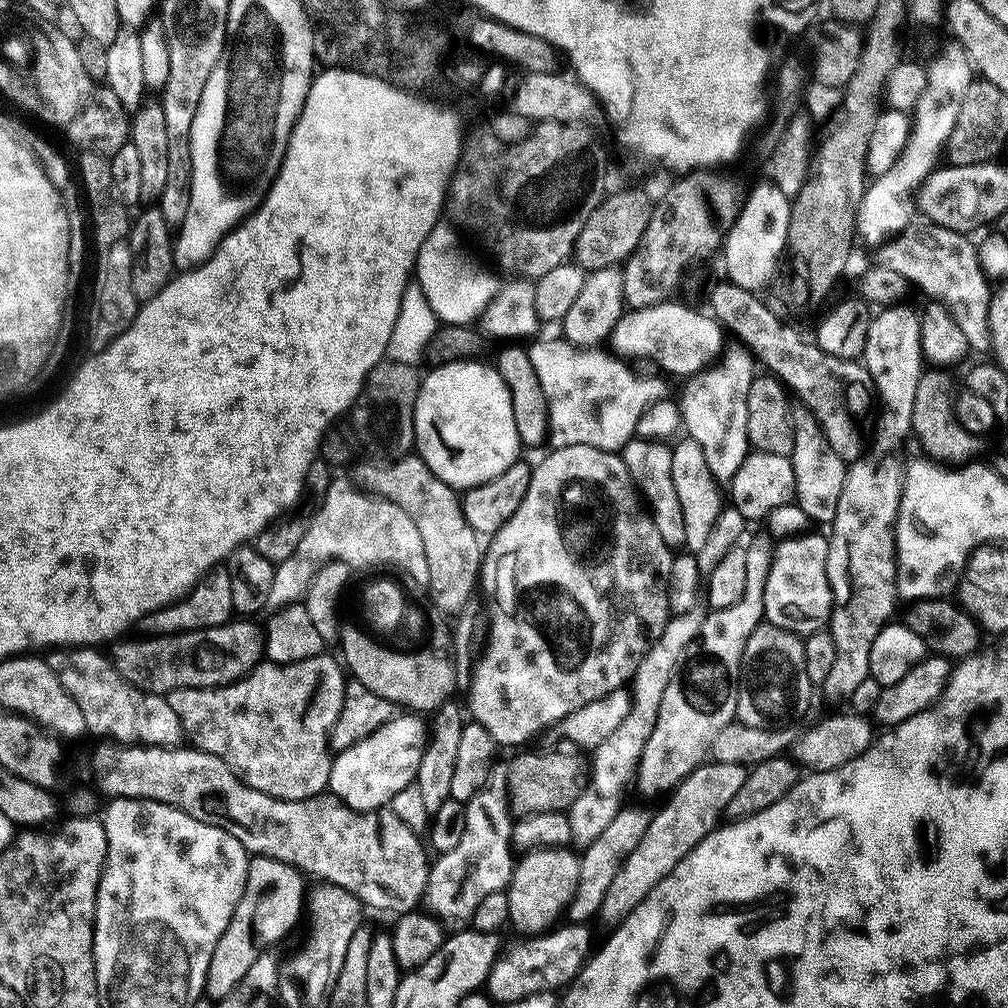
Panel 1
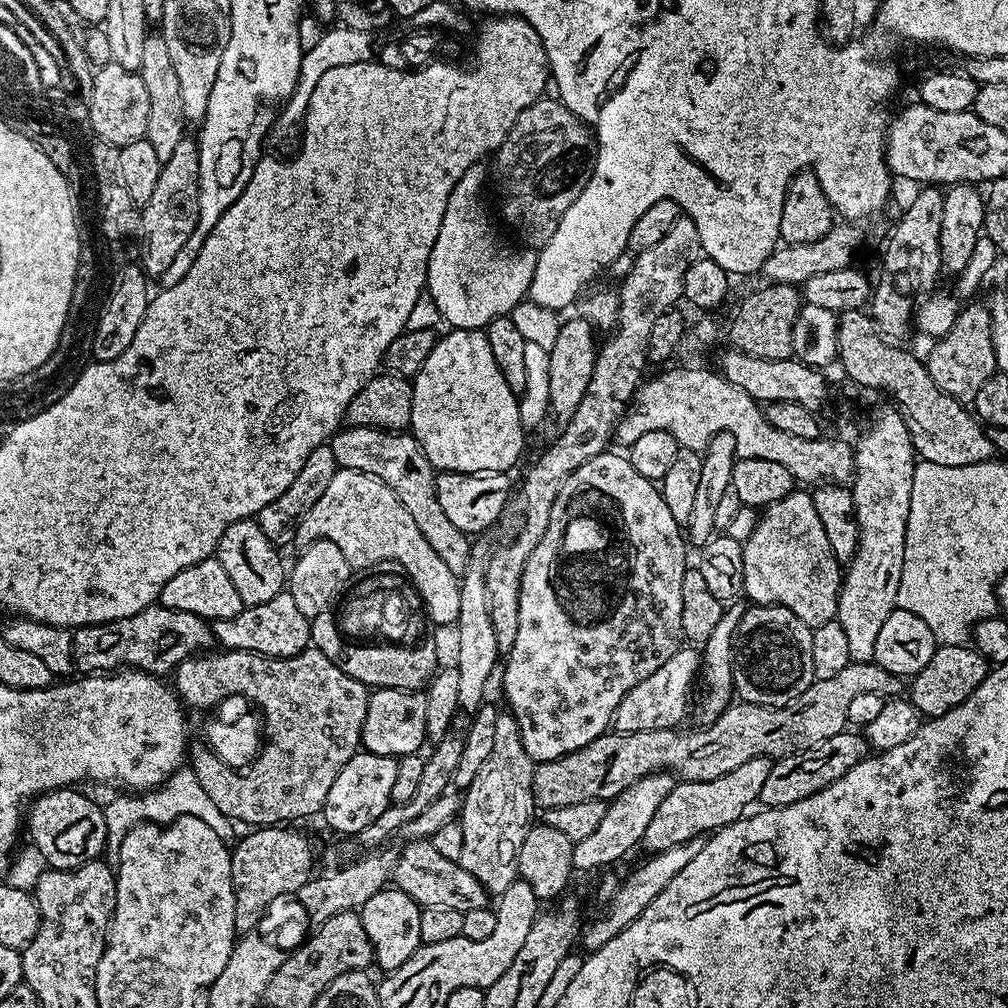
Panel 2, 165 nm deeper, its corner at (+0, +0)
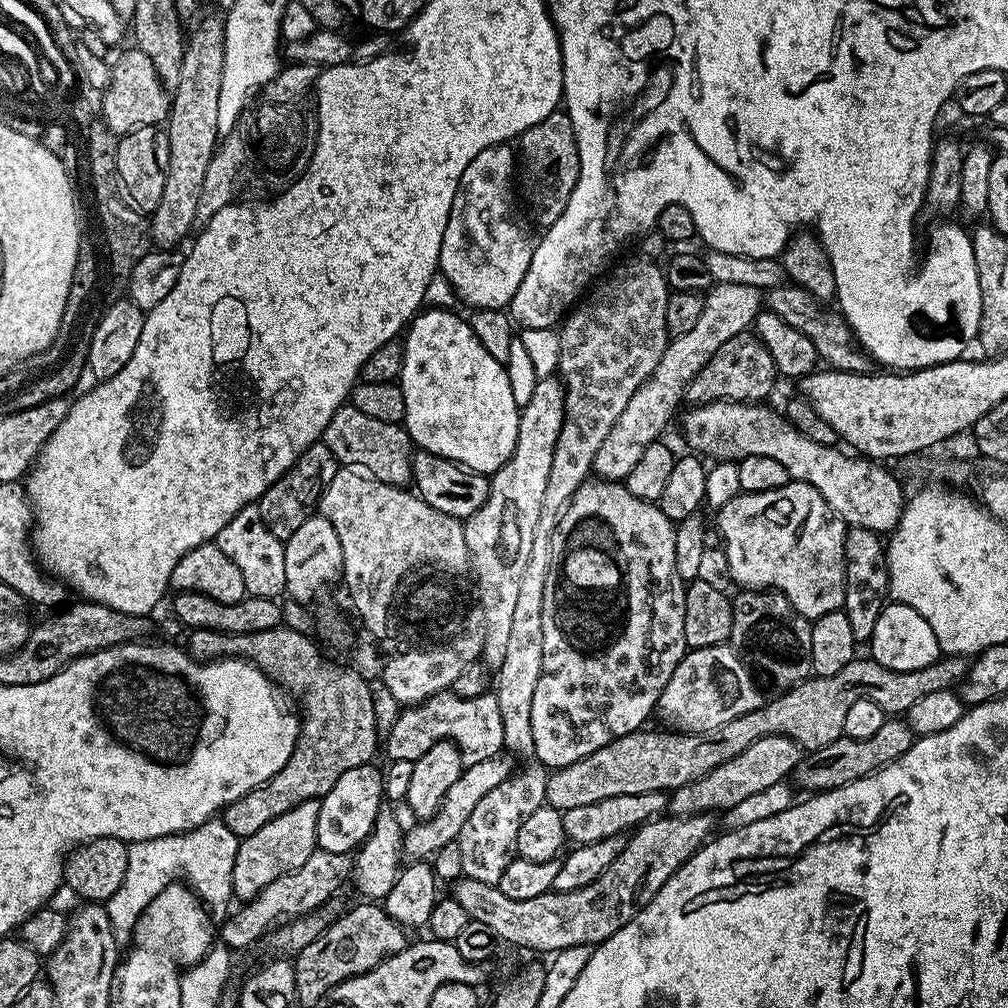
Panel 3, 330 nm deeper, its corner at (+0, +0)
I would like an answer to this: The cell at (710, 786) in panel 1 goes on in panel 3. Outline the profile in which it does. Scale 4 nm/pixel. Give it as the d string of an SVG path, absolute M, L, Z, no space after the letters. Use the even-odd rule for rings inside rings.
M767 736L758 738L738 758L730 758L730 762L722 762L722 766L714 766L710 774L690 782L686 786L678 786L668 798L667 811L674 816L702 816L715 813L715 808L727 810L738 806L738 802L746 802L755 792L766 790L766 786L774 786L774 782L788 780L800 765L802 749L785 736Z

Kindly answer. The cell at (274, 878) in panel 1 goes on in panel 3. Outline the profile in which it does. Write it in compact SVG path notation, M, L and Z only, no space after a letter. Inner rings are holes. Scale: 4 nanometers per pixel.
M307 800L294 806L294 810L286 810L286 814L278 814L278 818L266 822L262 830L254 830L254 834L241 839L234 858L232 879L232 894L237 901L253 900L262 890L266 890L266 886L270 886L270 882L274 882L274 878L282 878L298 870L298 866L304 865L306 858L314 854L319 809L319 800Z

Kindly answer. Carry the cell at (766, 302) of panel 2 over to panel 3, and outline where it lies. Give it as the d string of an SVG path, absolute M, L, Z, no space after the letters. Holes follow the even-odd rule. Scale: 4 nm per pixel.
M745 331L730 338L718 349L718 354L706 362L702 370L690 381L686 389L686 400L689 405L709 404L715 400L738 400L741 402L764 402L771 394L772 387L778 381L778 373L774 366L774 358L770 358L770 350L766 350L759 336Z

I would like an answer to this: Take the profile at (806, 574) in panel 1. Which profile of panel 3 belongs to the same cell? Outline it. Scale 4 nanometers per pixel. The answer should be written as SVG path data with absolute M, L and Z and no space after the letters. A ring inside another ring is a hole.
M789 479L787 484L783 484L778 490L766 490L765 492L741 492L740 495L730 498L730 502L726 502L726 506L722 506L716 513L716 528L720 531L722 547L726 554L726 562L728 563L728 575L733 585L739 586L744 590L775 590L782 593L785 598L794 606L794 610L798 610L798 614L802 614L810 622L814 622L822 614L830 614L831 612L841 611L844 607L844 537L846 535L846 525L839 516L835 516L830 510L830 506L826 506L826 502L822 498L822 494L818 494L818 490L814 490L814 486L810 486L801 480Z

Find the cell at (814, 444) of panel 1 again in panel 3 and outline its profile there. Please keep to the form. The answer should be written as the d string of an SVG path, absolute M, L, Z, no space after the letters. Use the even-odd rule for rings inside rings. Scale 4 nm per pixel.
M849 527L844 537L844 607L850 618L850 630L854 630L857 645L869 643L874 634L874 622L884 609L888 594L888 567L884 557L886 544L877 533L865 528Z

